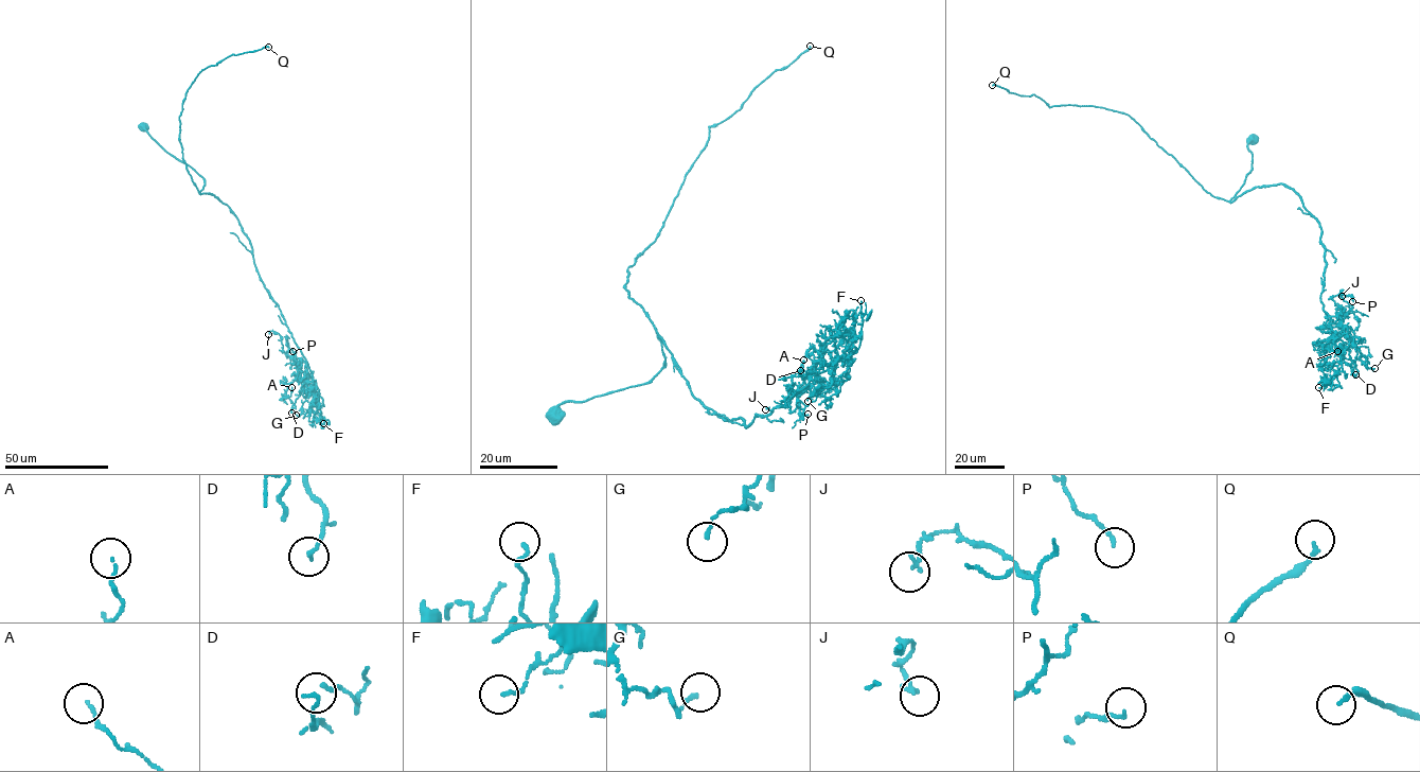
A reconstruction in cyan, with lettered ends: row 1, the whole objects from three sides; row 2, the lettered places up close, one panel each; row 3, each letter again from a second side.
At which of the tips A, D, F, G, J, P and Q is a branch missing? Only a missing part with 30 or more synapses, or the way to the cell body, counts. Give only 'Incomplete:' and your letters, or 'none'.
Incomplete: Q

